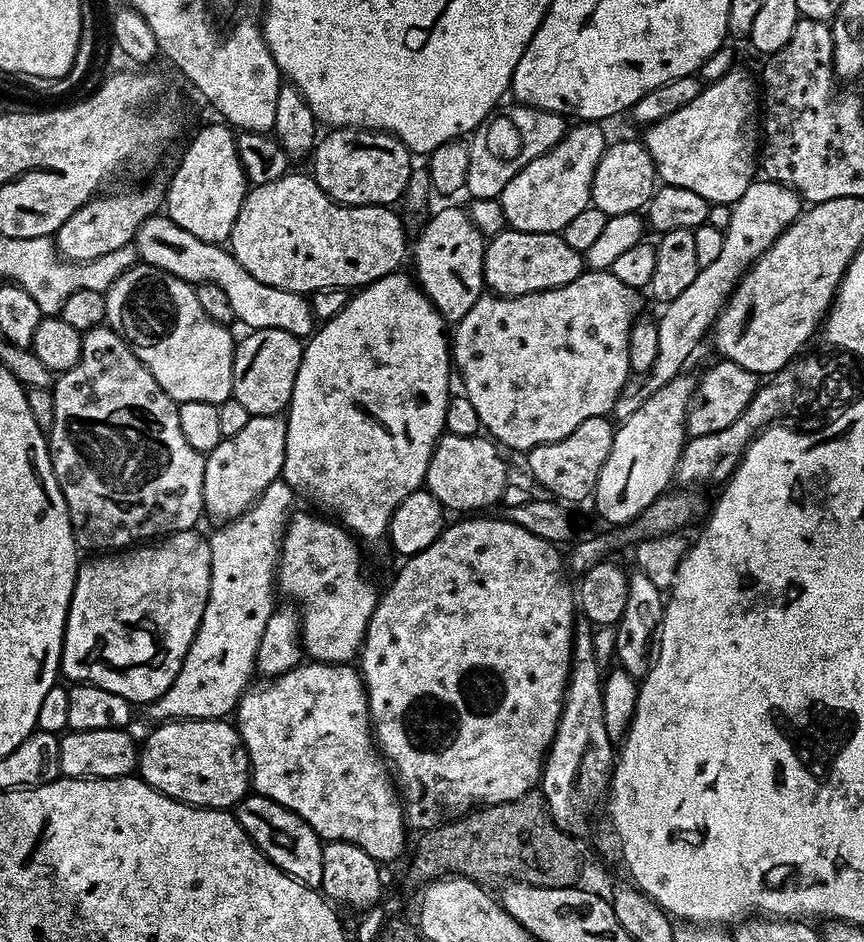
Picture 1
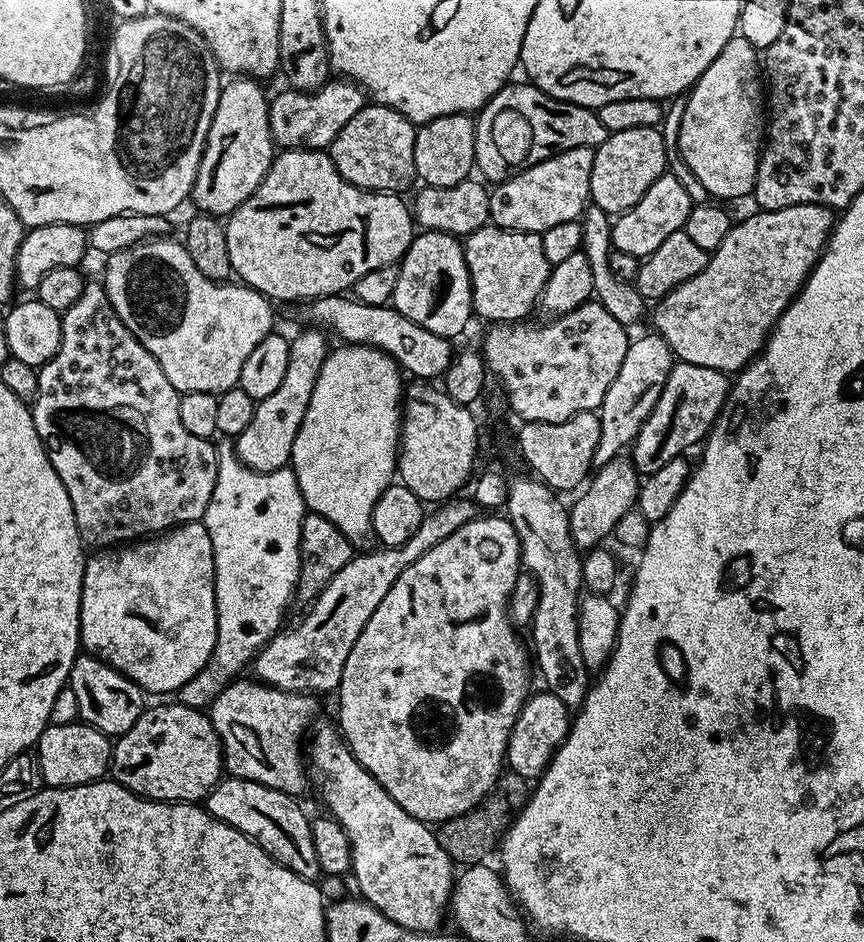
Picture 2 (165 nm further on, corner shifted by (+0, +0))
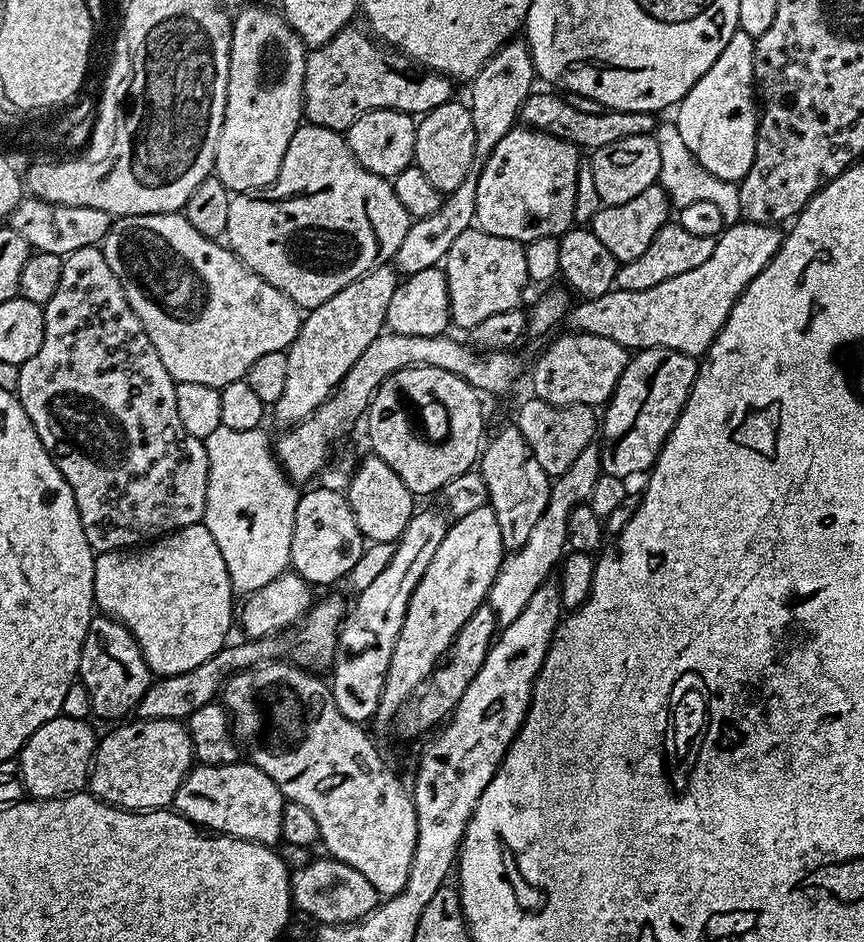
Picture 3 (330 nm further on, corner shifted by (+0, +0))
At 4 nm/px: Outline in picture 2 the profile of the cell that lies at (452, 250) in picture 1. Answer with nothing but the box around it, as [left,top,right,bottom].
[391,231,473,338]

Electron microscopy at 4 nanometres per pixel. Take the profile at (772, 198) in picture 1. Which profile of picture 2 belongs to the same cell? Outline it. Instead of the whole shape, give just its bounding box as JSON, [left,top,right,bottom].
[594,334,674,466]

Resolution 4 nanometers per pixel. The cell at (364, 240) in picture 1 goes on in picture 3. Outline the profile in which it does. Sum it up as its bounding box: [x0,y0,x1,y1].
[226,122,409,310]

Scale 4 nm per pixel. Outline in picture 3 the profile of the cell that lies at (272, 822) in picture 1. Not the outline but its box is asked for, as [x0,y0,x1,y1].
[174,762,285,846]

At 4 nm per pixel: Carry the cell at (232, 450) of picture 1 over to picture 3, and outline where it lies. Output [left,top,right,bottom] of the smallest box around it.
[274,262,397,426]

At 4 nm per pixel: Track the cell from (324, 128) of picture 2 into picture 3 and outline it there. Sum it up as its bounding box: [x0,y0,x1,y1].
[303,27,454,134]

